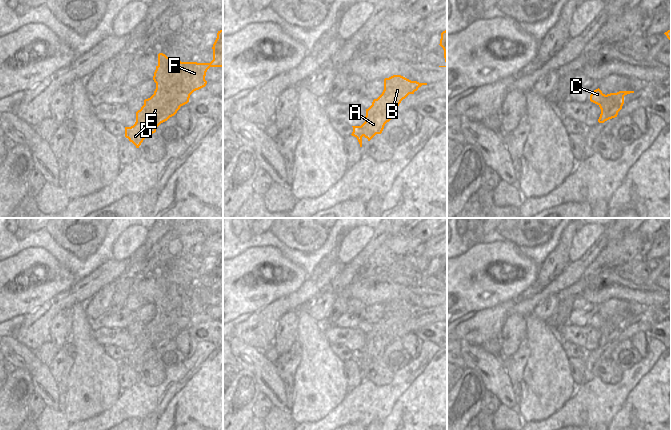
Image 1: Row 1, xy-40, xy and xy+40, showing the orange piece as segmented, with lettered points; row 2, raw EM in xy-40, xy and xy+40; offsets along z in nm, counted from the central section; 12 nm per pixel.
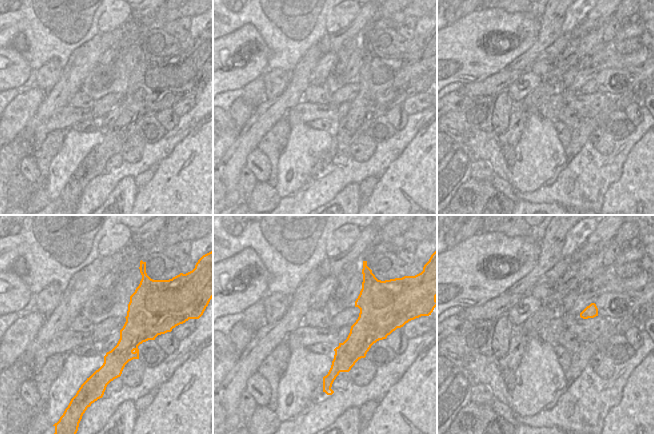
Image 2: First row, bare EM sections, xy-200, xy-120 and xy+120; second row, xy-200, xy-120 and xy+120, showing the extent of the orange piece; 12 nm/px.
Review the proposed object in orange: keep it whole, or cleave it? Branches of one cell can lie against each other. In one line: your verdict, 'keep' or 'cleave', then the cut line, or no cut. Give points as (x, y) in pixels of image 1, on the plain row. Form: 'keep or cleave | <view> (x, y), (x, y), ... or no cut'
cleave | xy+40 (606, 319), (598, 328)

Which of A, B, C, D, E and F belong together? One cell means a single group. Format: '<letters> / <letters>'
A B D E F / C

